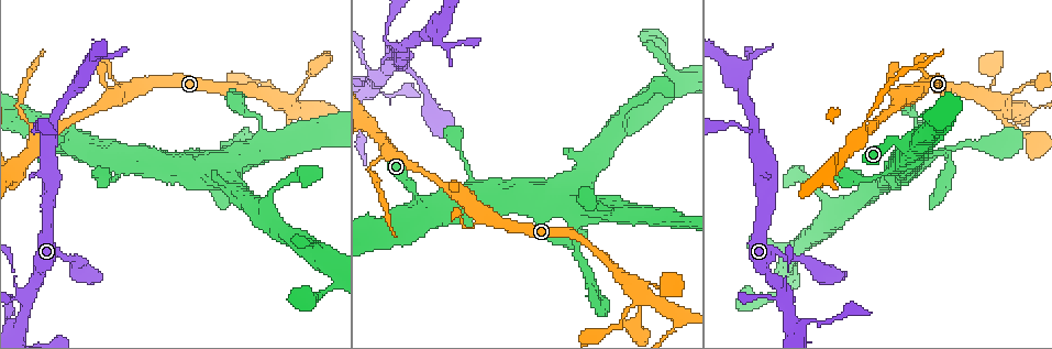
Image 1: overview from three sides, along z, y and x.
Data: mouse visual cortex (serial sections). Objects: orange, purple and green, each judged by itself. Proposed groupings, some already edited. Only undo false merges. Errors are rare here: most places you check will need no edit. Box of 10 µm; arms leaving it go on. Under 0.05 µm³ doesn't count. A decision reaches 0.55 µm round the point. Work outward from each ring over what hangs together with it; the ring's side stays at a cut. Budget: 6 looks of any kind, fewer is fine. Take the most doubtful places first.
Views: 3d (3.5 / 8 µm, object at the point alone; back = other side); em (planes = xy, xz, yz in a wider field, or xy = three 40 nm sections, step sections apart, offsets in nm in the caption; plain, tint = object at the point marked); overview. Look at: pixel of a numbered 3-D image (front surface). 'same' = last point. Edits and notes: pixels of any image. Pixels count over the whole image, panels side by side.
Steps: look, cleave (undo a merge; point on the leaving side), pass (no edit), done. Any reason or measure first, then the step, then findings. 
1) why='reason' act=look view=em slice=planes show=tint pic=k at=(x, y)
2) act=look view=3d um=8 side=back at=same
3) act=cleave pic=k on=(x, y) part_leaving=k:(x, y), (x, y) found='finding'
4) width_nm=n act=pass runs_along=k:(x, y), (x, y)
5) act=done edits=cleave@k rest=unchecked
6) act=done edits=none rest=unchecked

why='side arm on a straight run' act=look view=3d um=3.5 pic=1 at=(756, 131)

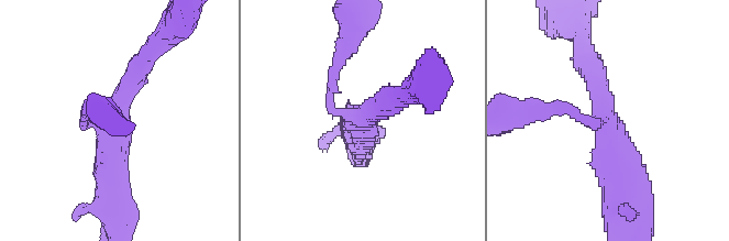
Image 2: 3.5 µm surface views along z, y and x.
arms=3 arm_widths_nm=150,300,500 act=look view=em slice=xy step=3 show=plain pic=2 at=(609, 125)

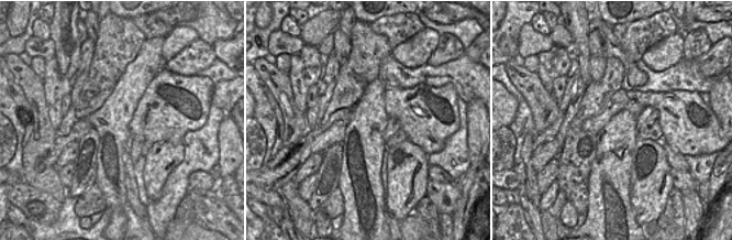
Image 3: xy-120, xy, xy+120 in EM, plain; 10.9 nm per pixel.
why='where the object lies' act=look view=em slice=xy step=3 show=tint at=same

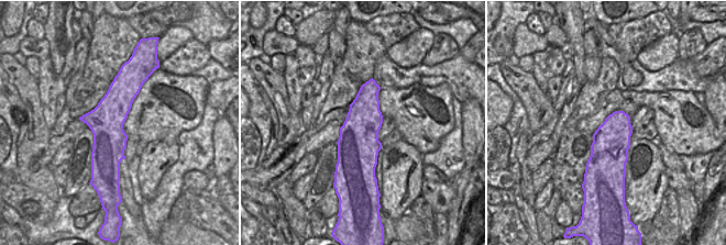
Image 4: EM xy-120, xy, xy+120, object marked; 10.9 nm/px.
act=pass runs_along=2:(619, 198), (614, 134), (591, 63) found='one cell here'

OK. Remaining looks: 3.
why='sharp bend' act=look view=3d um=3.5 pic=1 at=(1025, 110)

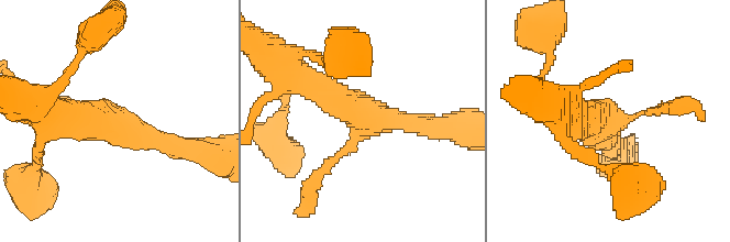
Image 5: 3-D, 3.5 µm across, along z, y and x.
arms=3 arm_widths_nm=150,250,400 why='now the EM' act=look view=em slice=xy step=2 show=tint pic=5 at=(109, 120)

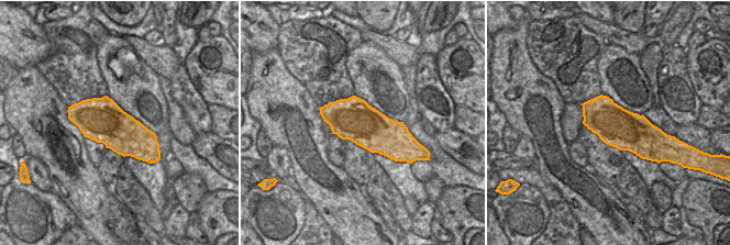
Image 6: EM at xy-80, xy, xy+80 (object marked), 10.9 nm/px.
act=pass runs_along=5:(297, 76), (357, 118), (409, 129) found='one cell here'

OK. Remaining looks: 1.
act=done edits=none rest=unchecked

